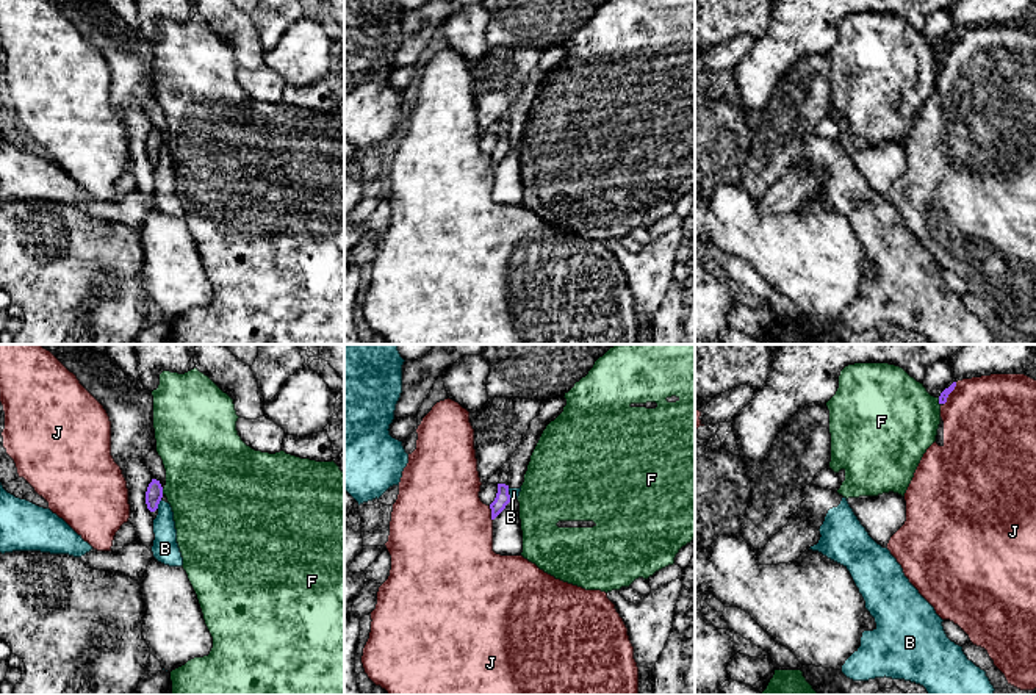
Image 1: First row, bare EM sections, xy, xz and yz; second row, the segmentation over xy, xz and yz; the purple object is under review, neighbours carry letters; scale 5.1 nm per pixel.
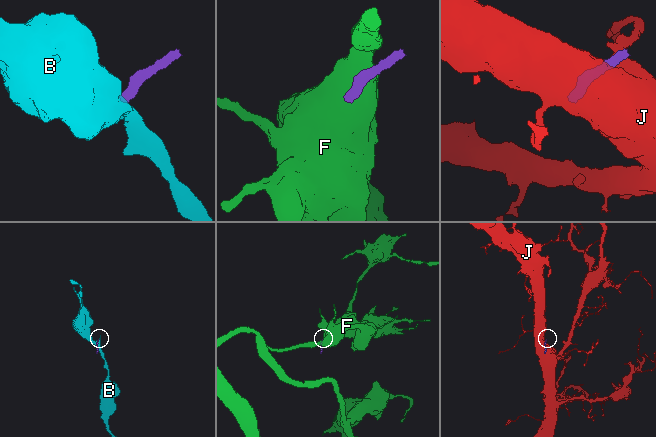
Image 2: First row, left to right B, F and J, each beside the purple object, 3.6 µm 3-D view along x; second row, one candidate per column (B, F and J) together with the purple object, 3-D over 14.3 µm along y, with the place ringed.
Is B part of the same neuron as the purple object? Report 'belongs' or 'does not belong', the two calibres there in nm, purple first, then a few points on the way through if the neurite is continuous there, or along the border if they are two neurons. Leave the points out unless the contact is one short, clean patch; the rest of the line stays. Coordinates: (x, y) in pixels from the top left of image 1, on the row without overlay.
does not belong; calibres 90 and 130 nm; border xy (161, 149), (157, 157)

